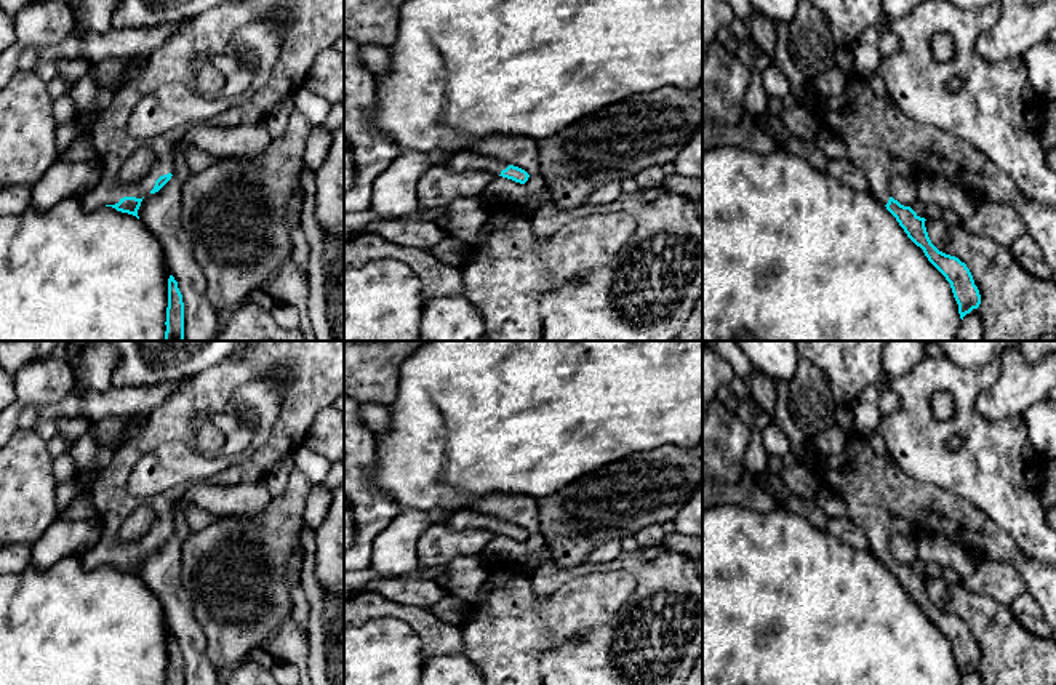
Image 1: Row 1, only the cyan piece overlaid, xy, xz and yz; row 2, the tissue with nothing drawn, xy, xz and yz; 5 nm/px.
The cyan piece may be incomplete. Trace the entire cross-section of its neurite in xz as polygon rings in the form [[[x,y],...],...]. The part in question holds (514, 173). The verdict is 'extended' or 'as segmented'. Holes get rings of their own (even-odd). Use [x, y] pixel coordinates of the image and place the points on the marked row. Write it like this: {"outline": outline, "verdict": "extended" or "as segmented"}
{"outline": [[[472,149],[453,154],[453,157],[445,163],[445,166],[453,173],[477,171],[477,170],[490,171],[496,176],[502,176],[520,184],[525,184],[530,178],[530,174],[525,170],[514,165],[507,165],[491,157],[485,157]]], "verdict": "extended"}

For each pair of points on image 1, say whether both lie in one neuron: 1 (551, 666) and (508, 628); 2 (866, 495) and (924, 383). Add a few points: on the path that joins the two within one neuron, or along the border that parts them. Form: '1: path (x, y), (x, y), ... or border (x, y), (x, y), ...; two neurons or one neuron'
1: border (573, 637), (546, 648), (538, 668); two neurons
2: border (895, 464), (919, 484); two neurons

